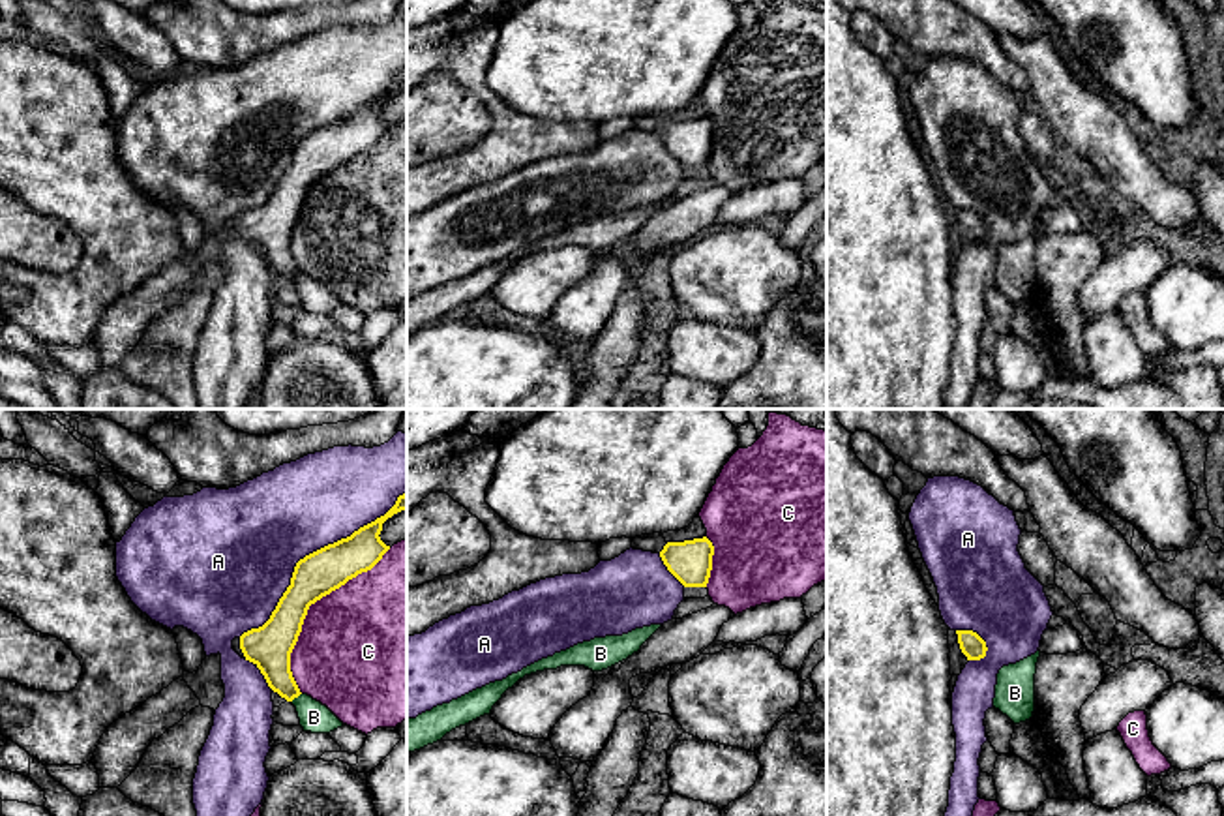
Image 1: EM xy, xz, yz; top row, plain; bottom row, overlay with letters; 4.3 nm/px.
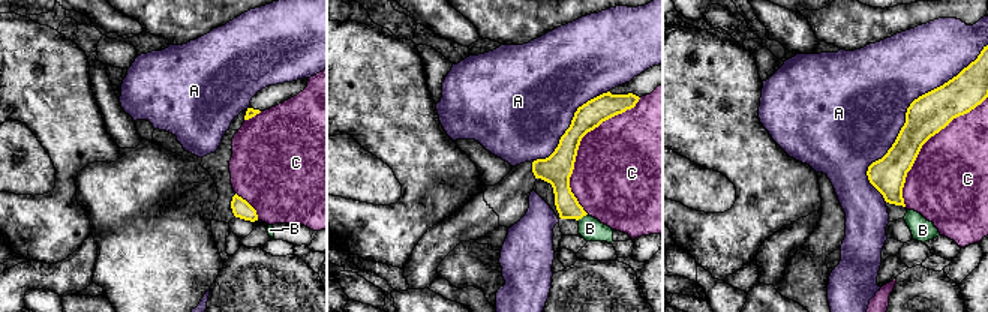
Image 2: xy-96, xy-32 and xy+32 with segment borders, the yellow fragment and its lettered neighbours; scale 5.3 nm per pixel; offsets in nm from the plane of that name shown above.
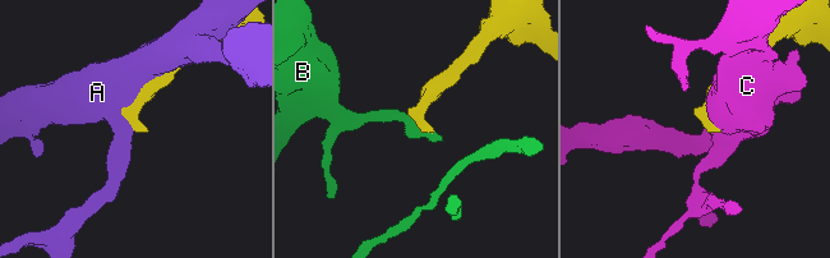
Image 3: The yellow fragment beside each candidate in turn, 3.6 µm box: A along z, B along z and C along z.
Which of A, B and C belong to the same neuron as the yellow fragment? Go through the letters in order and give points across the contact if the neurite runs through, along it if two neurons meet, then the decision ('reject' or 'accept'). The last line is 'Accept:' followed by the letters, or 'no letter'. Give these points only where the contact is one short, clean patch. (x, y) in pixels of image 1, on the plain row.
A: reject
B: reject
C: reject
Accept: no letter

